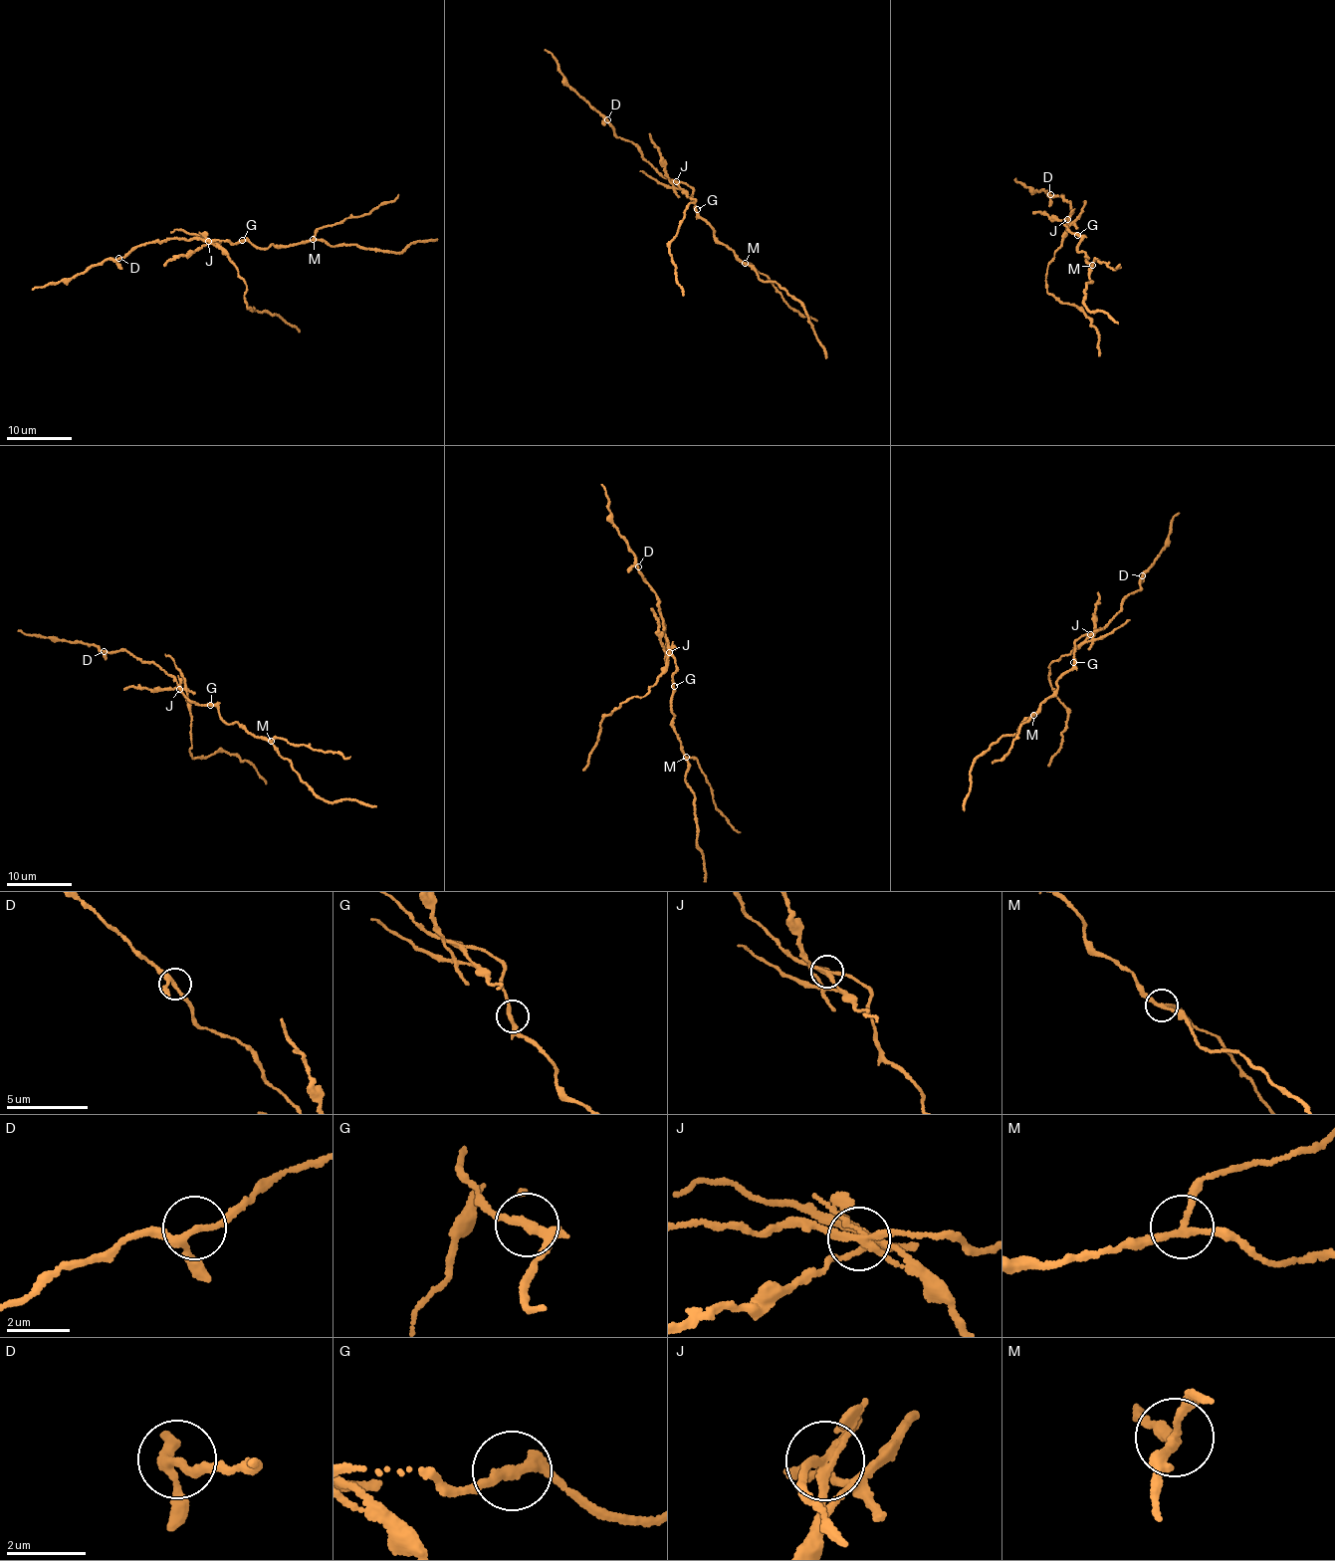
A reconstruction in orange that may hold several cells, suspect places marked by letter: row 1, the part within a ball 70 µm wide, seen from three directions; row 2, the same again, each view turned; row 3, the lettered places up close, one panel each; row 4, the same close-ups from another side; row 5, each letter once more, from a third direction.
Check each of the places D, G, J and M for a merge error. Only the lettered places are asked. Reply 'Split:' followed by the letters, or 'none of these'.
Split: J, M

